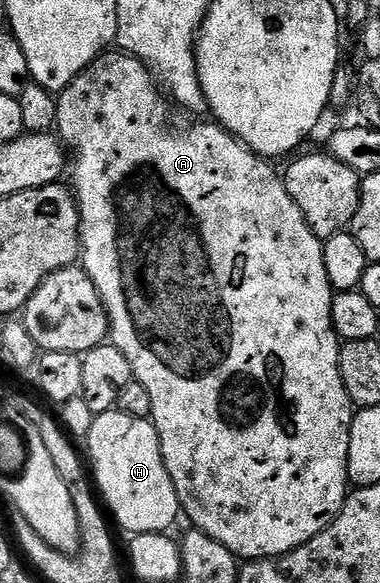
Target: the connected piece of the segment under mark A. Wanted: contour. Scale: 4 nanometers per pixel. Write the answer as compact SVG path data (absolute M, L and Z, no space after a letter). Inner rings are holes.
M106 51L101 53L96 61L90 63L70 85L62 90L57 97L57 123L55 126L56 136L71 157L71 177L73 182L71 188L74 197L77 198L79 206L79 261L85 273L95 283L99 295L105 304L105 310L109 316L109 336L111 344L123 355L127 355L127 363L131 363L133 380L143 383L147 387L147 392L151 394L151 418L153 426L157 429L157 434L161 440L161 454L165 460L167 471L171 475L172 485L176 489L177 497L180 500L182 512L187 515L189 522L194 528L203 530L216 542L227 547L240 560L261 560L263 558L282 557L295 551L303 543L315 539L325 530L334 519L339 515L339 511L345 506L345 498L351 492L351 482L347 471L347 455L349 454L349 444L351 443L351 423L355 416L355 406L351 398L348 397L347 389L344 387L343 375L340 374L340 351L342 342L337 336L333 320L331 319L331 307L335 290L333 284L327 279L327 267L323 263L323 251L325 250L322 238L311 231L303 211L299 211L299 203L291 199L287 191L282 174L272 169L270 162L266 158L260 157L257 153L252 153L243 142L238 141L227 132L222 125L214 123L212 120L205 121L202 125L169 125L169 105L170 102L163 96L158 82L149 66L144 65L138 57L133 57L130 53L120 51Z

